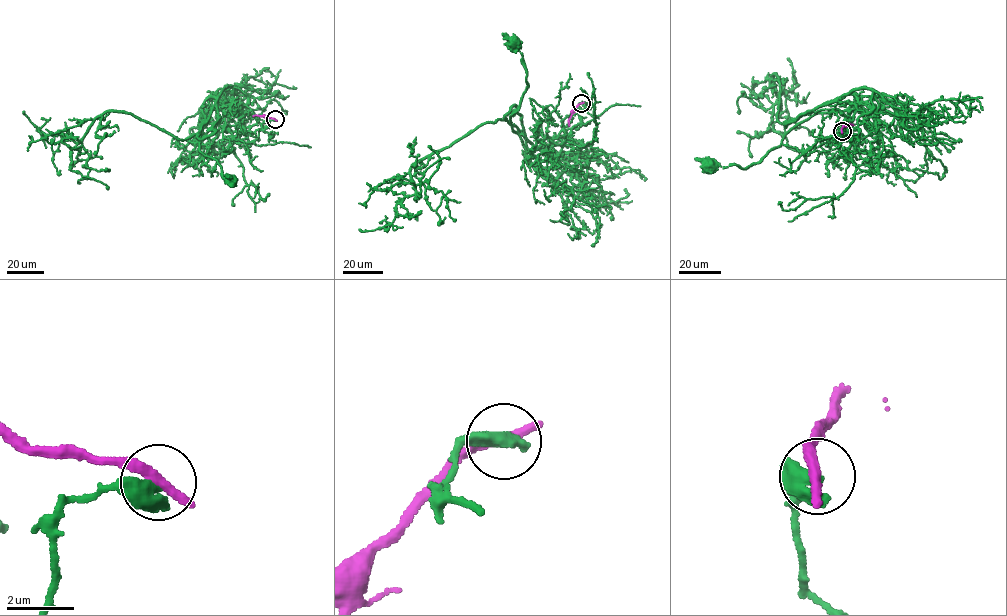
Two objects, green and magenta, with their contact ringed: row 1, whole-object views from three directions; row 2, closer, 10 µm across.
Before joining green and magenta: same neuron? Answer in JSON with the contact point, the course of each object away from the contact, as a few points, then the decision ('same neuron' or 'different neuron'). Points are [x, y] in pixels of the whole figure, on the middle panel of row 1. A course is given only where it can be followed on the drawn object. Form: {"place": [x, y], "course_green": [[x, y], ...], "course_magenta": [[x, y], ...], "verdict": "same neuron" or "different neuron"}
{"place": [581, 103], "course_green": [[581, 103], [563, 120], [559, 136], [544, 138], [525, 158], [510, 117], [527, 86], [522, 55], [514, 44]], "course_magenta": [[581, 103], [574, 110], [569, 126]], "verdict": "different neuron"}

